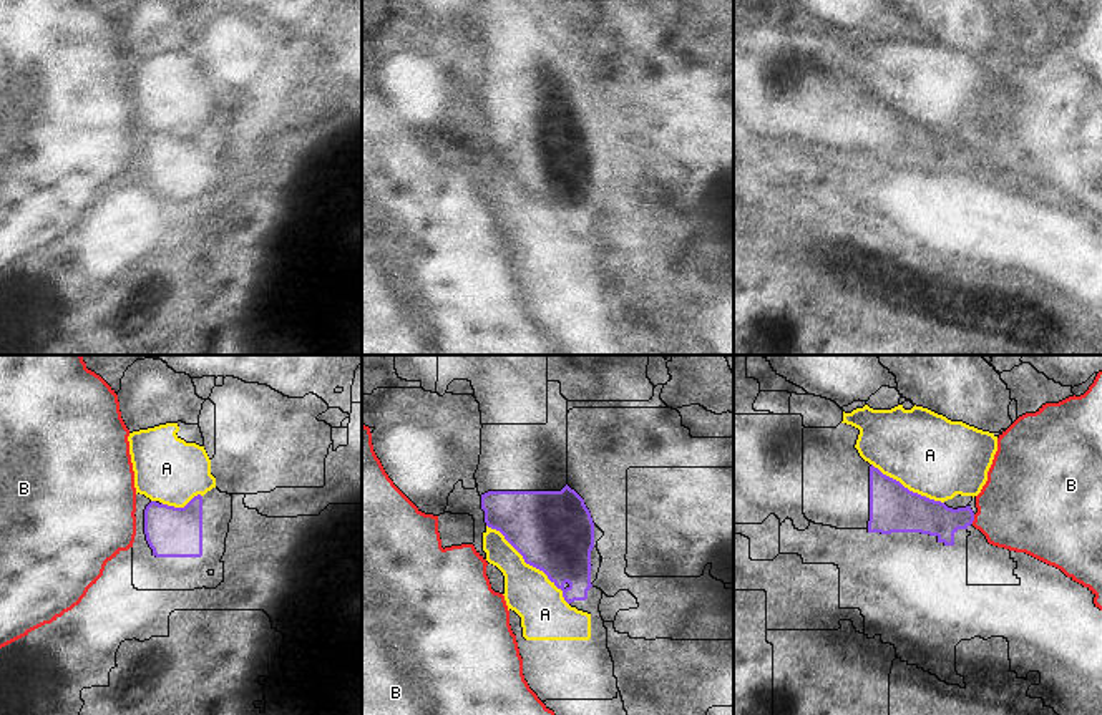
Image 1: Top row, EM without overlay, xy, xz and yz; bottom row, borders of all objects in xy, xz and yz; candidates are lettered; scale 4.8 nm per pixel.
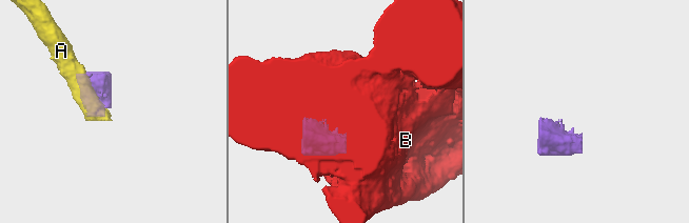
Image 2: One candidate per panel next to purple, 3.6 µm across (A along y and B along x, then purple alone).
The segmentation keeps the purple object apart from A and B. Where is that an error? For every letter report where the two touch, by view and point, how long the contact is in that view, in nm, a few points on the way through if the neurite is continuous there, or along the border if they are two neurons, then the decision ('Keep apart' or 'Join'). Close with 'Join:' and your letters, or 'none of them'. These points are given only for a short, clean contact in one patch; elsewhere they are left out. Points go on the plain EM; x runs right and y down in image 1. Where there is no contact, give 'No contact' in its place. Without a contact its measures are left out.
A: Touches purple at xz (530, 193). Shared border 550 nm. Keep apart
B: Touches purple at yz (973, 148). Shared border 50 nm. Boundary: yz (975, 143), (971, 151). Keep apart
Join: none of them.

